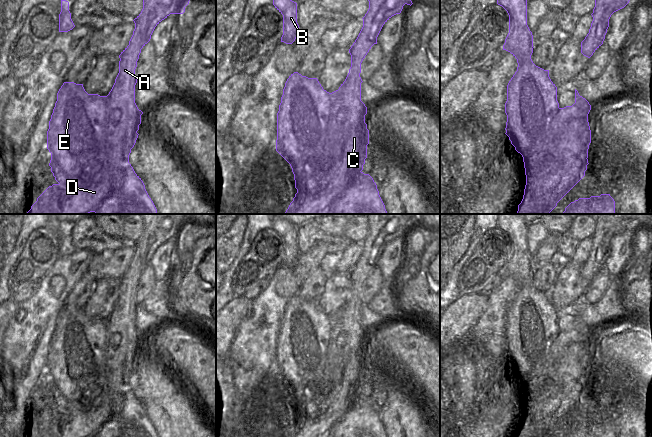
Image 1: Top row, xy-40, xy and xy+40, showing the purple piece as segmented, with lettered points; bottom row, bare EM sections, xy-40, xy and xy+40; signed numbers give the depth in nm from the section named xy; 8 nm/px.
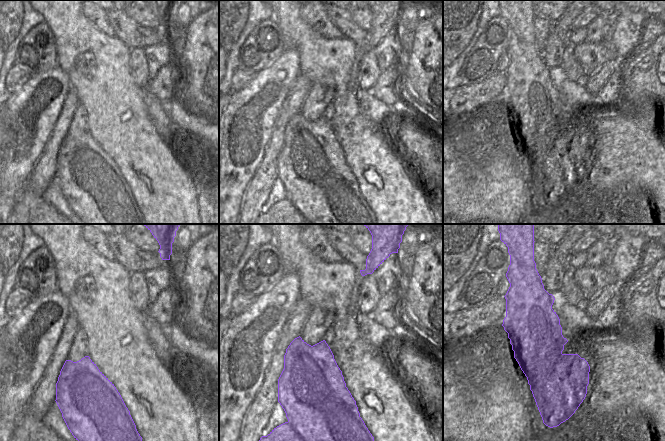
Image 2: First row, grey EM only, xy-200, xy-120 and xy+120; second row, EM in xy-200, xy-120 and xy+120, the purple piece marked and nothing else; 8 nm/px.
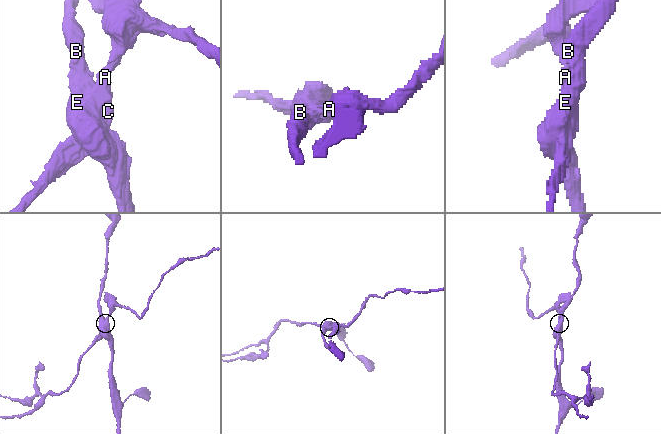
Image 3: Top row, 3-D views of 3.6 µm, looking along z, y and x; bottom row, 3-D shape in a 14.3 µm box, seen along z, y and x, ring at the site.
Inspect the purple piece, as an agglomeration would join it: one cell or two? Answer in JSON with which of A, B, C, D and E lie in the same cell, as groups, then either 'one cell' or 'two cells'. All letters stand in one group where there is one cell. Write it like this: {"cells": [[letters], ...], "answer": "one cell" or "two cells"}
{"cells": [["A", "C", "D"], ["B", "E"]], "answer": "two cells"}

